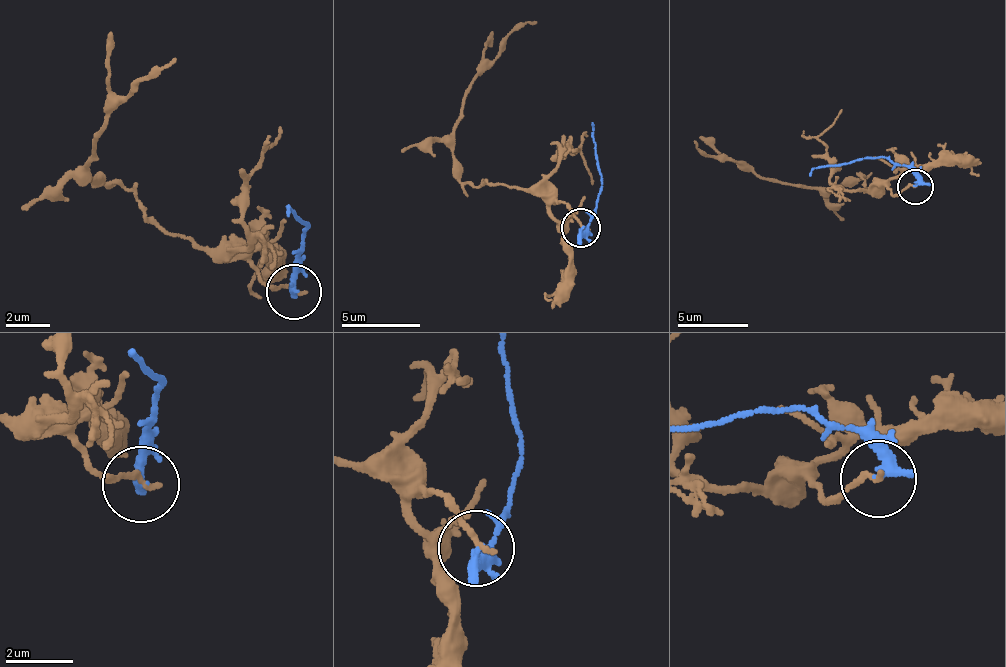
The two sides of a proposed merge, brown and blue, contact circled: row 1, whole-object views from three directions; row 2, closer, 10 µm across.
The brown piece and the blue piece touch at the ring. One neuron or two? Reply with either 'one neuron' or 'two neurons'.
two neurons

